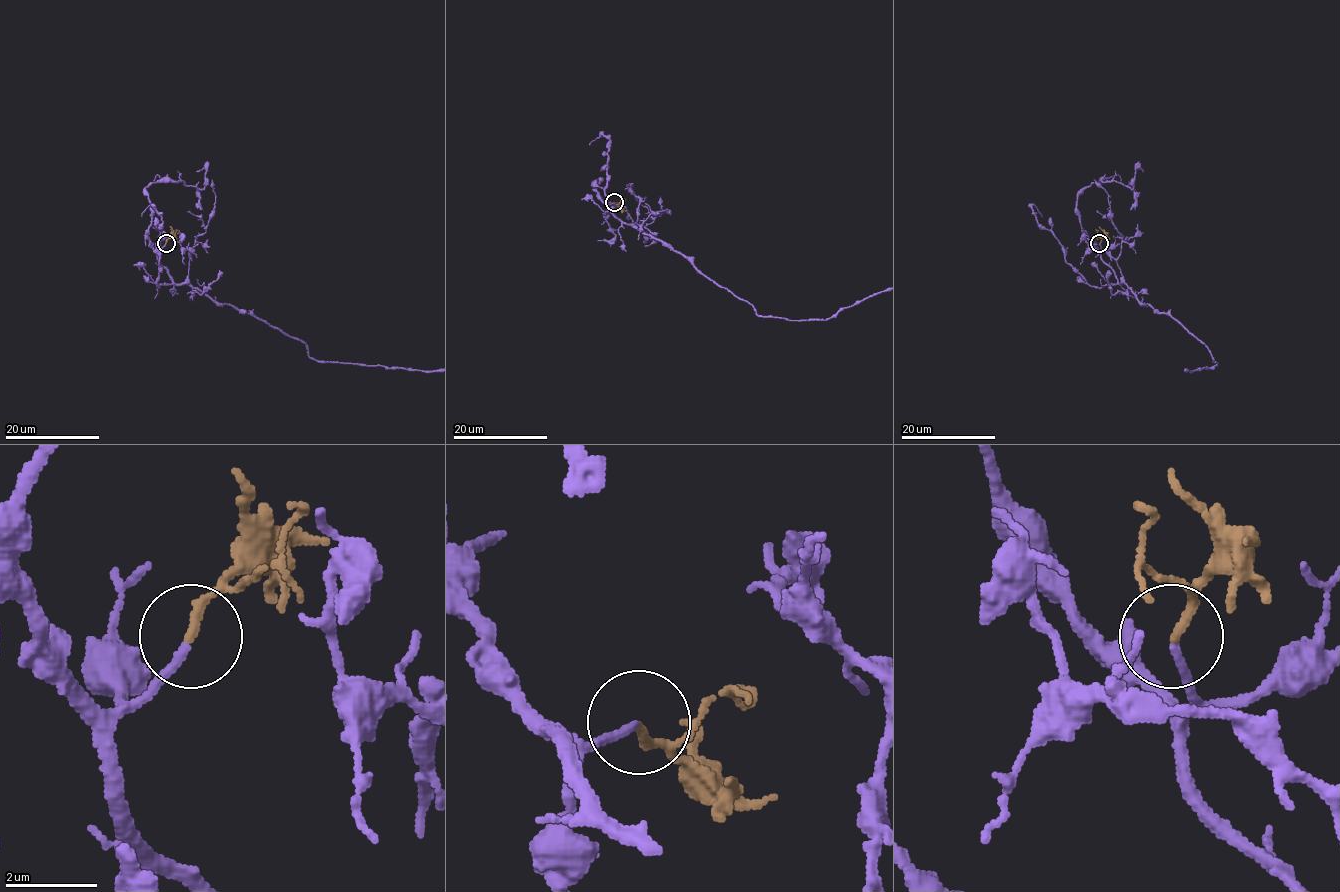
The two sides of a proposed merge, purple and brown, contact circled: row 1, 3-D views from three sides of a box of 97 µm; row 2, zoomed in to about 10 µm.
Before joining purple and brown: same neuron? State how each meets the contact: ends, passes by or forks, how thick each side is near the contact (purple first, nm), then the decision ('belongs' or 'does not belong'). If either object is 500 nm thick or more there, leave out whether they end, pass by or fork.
purple ends | brown ends | 160/200 nm | belongs

